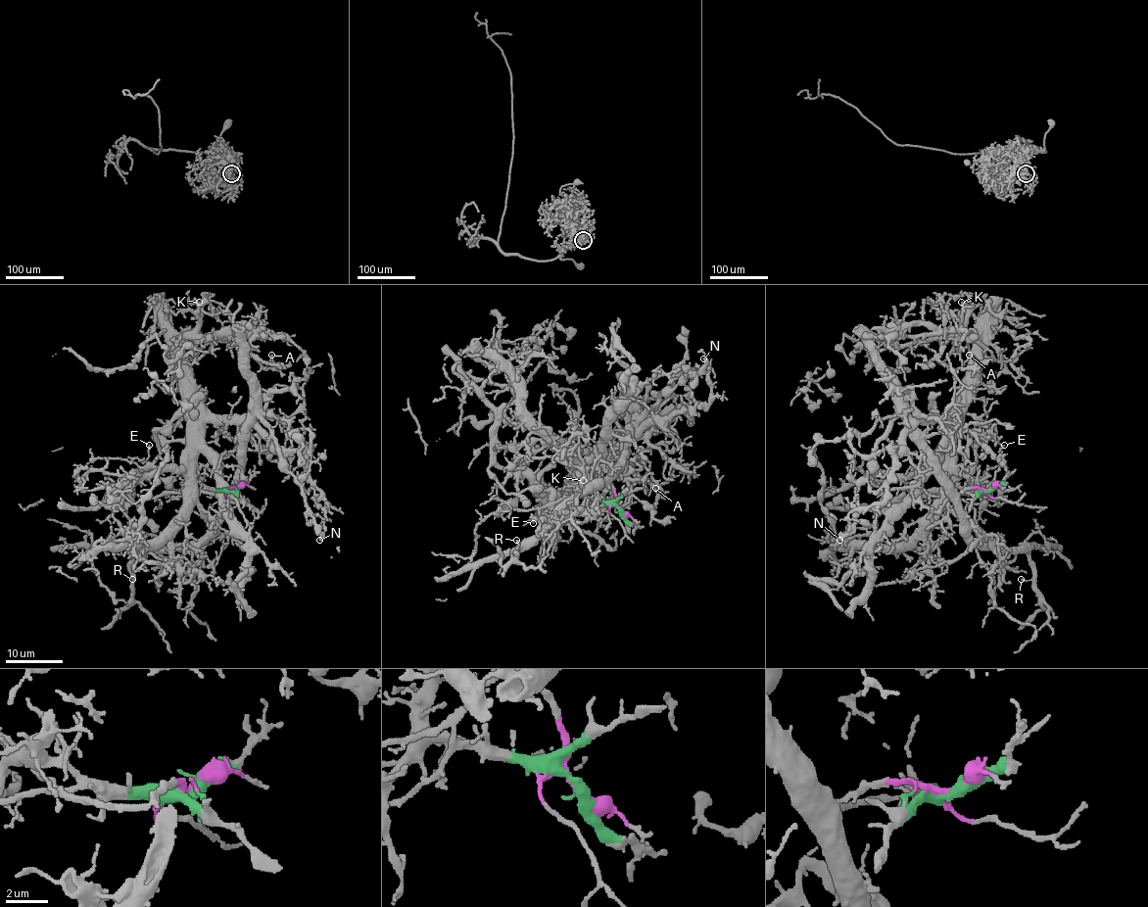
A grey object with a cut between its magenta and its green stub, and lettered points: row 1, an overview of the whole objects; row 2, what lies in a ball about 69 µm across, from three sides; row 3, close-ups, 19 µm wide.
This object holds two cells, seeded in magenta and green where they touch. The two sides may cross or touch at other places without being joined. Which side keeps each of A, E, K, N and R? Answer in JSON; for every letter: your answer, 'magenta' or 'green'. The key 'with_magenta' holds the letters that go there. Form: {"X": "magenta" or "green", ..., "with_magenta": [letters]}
{"A": "green", "E": "green", "K": "green", "N": "magenta", "R": "magenta", "with_magenta": ["N", "R"]}

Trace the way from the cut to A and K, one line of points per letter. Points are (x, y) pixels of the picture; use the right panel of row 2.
A: (990, 489), (956, 467), (973, 343), (952, 334), (939, 359), (966, 368), (975, 363), (969, 356)
K: (990, 489), (982, 490), (956, 467), (956, 425), (965, 410), (965, 398), (969, 391), (973, 343), (962, 302)

